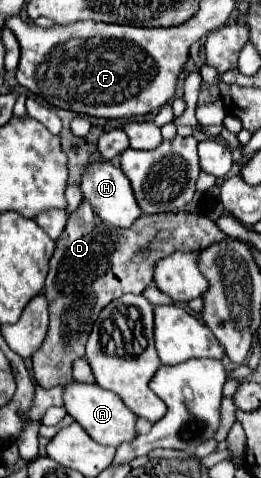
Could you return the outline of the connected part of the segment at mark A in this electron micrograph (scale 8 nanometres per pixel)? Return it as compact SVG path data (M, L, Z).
M73 381L71 385L65 387L65 409L67 413L101 445L111 445L111 447L119 447L121 443L131 443L137 437L135 431L135 413L131 413L131 409L127 409L127 405L121 401L119 395L99 387L97 383L87 385L87 383L79 383Z

